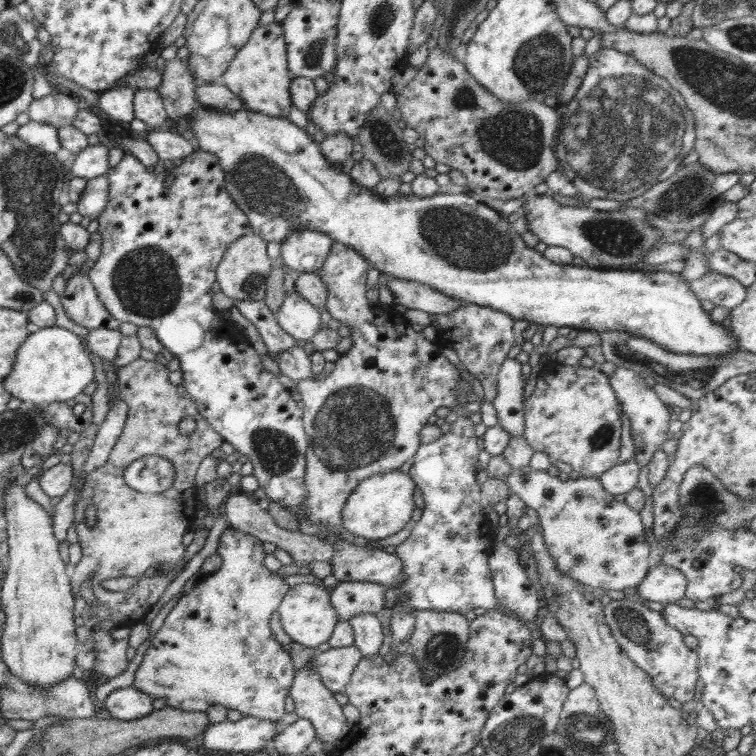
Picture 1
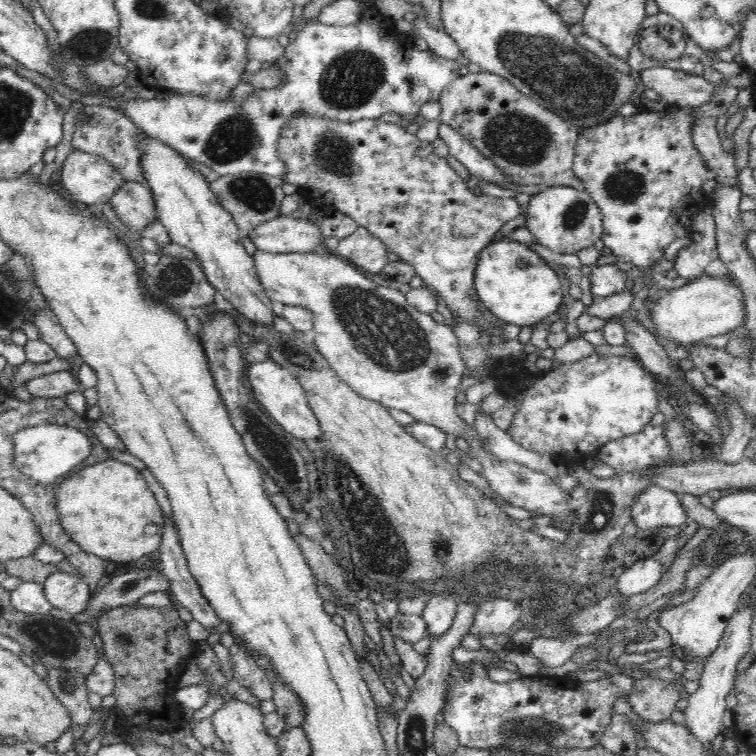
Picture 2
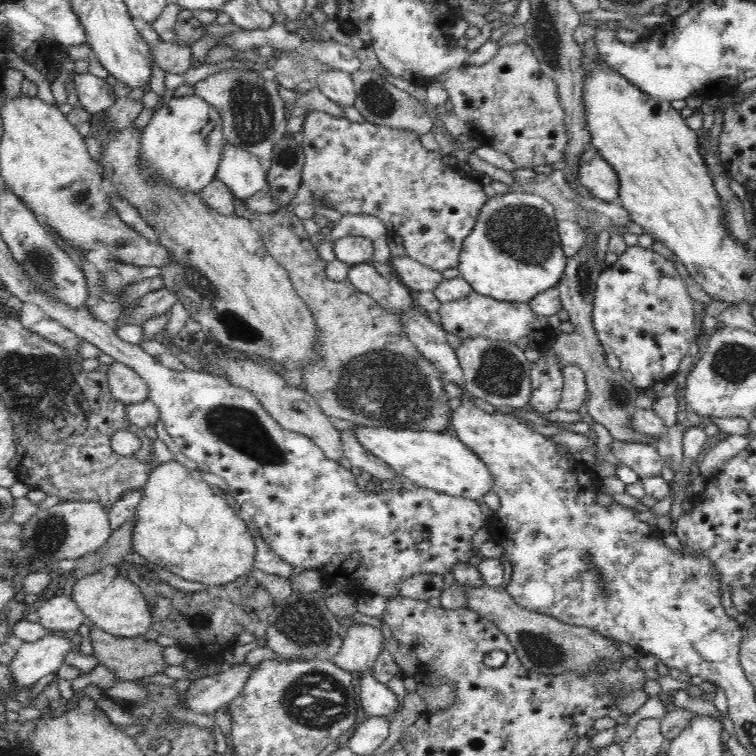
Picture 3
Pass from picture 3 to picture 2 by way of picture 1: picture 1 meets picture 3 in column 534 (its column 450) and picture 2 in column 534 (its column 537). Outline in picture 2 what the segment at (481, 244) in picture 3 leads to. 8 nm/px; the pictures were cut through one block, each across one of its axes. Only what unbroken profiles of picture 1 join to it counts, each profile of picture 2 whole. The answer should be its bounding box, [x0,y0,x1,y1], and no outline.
[474,236,562,327]

